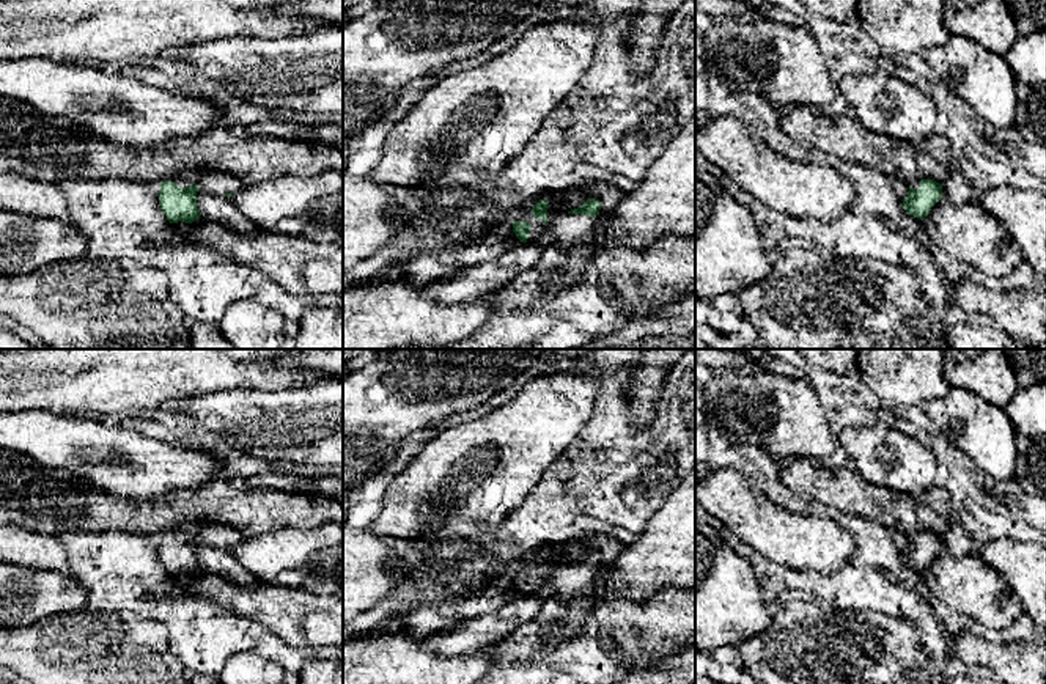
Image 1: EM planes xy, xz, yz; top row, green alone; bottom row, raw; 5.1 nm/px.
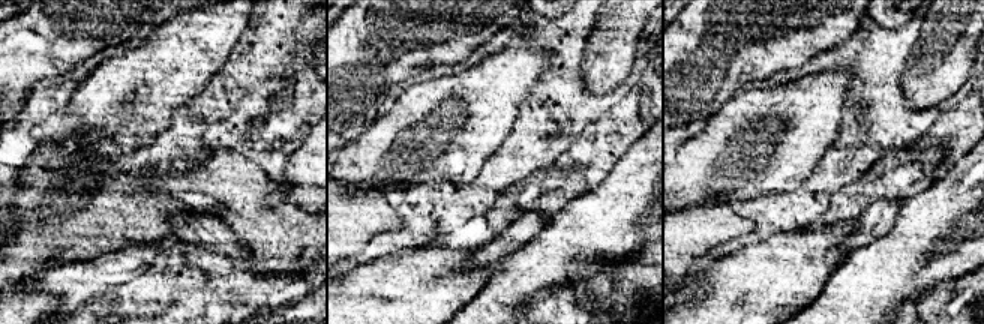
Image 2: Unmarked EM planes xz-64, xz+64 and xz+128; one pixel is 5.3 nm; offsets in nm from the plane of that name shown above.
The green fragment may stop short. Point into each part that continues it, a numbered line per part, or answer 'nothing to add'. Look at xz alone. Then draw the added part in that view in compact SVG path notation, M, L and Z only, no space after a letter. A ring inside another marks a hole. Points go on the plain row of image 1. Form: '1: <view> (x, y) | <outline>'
1: xz (568, 581) | M524 566L516 572L530 576L530 588L525 596L535 596L551 577L555 585L554 599L562 605L569 602L577 593L587 590L595 579L595 571L584 566L558 566L549 574L540 572L532 566Z

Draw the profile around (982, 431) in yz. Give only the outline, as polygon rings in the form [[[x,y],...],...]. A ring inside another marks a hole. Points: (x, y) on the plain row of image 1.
[[[950,387],[945,396],[928,401],[923,410],[933,426],[985,473],[999,480],[1015,478],[1018,450],[1015,428],[1005,409],[993,406],[974,392]]]

